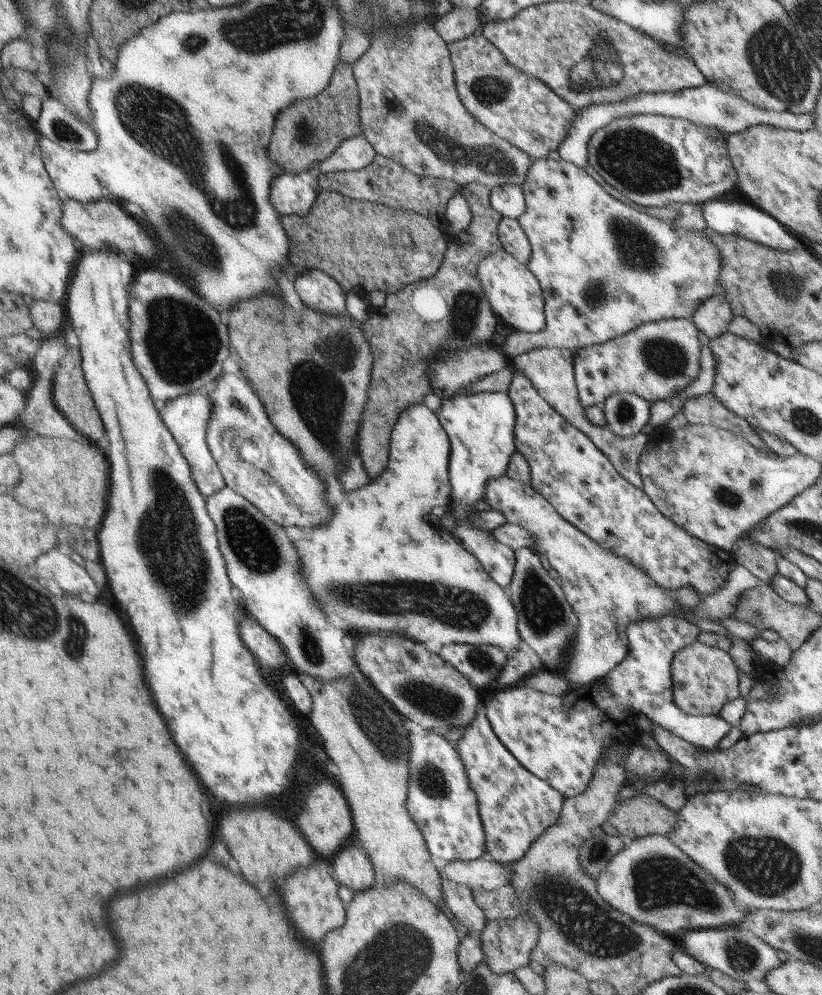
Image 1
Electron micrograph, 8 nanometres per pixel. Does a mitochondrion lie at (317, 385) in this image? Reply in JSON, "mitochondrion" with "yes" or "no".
{"mitochondrion":"yes"}

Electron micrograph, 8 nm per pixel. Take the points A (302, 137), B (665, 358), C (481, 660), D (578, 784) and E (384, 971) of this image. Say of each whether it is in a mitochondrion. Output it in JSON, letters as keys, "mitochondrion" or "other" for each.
{"A":"mitochondrion","B":"mitochondrion","C":"mitochondrion","D":"other","E":"mitochondrion"}

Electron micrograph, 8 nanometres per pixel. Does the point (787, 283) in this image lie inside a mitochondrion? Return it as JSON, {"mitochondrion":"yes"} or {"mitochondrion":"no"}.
{"mitochondrion":"yes"}

